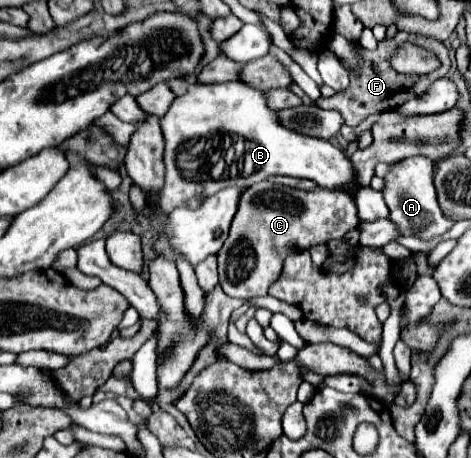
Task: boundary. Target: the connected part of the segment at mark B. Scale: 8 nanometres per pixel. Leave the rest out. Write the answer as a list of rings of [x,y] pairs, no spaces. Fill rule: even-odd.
[[[215,83],[215,85],[189,85],[187,93],[177,97],[173,105],[169,107],[167,115],[161,119],[161,131],[165,137],[165,185],[161,189],[161,209],[165,213],[171,213],[175,207],[189,203],[191,207],[199,205],[199,197],[205,197],[207,193],[217,193],[223,187],[231,185],[253,185],[257,181],[263,181],[271,175],[289,175],[299,179],[313,179],[321,187],[329,189],[349,189],[357,197],[357,209],[359,219],[363,221],[375,221],[379,217],[389,217],[387,205],[383,201],[381,191],[373,191],[371,187],[359,189],[355,185],[351,161],[345,159],[343,151],[335,145],[331,145],[325,139],[299,135],[287,127],[281,125],[277,119],[277,111],[267,105],[265,93],[261,89],[255,89],[247,83]],[[211,135],[223,135],[227,137],[227,161],[235,161],[235,169],[239,169],[239,177],[219,179],[219,181],[189,181],[183,177],[183,173],[177,167],[177,153],[179,145],[183,141],[189,141],[193,137],[211,137]]]

